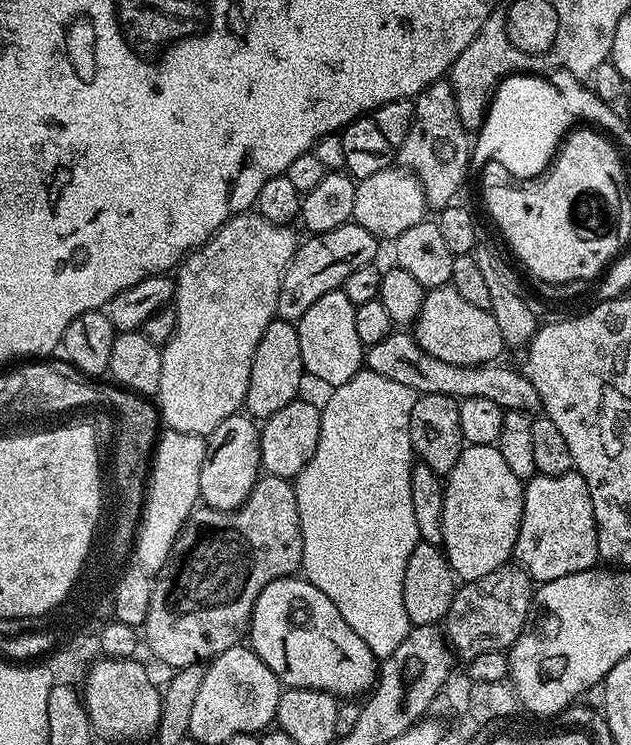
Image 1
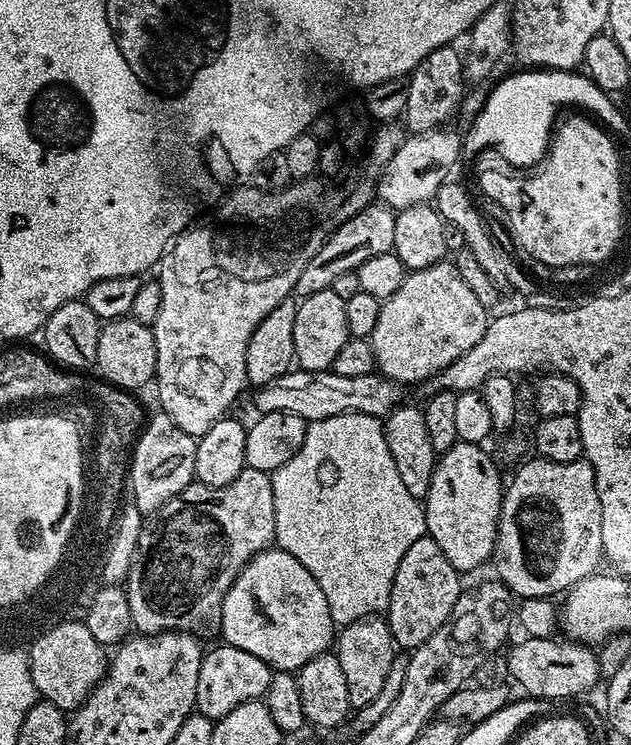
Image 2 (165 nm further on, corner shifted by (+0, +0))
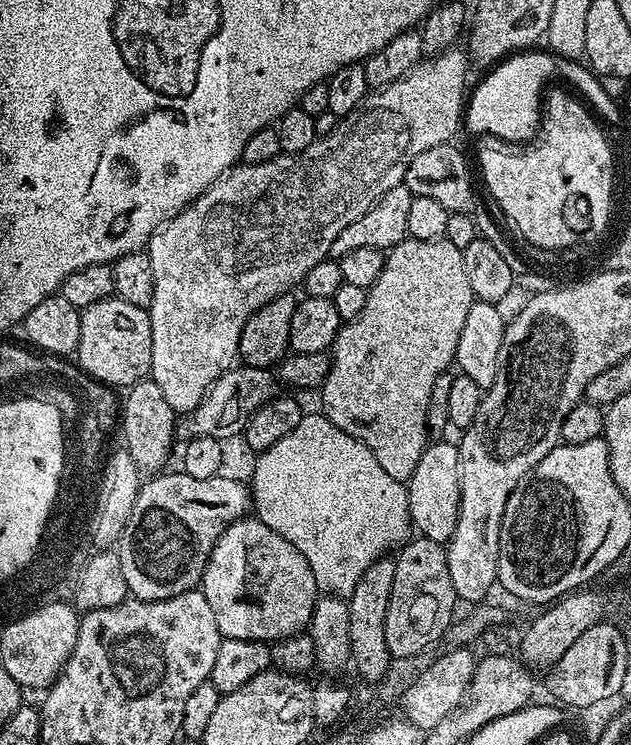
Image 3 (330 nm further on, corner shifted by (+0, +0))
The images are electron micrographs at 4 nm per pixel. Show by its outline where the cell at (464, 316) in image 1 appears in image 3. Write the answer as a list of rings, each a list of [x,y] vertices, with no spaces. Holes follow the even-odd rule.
[[[405,238],[401,244],[395,244],[393,248],[387,249],[382,274],[378,274],[378,282],[368,289],[366,306],[362,306],[362,314],[358,318],[341,323],[340,332],[336,336],[330,349],[330,359],[332,365],[324,379],[324,385],[318,390],[320,404],[323,415],[338,430],[350,434],[350,438],[358,438],[378,458],[378,466],[390,474],[390,478],[406,482],[414,474],[414,466],[418,466],[418,458],[422,458],[425,448],[430,443],[428,434],[428,423],[426,422],[426,410],[430,406],[430,390],[434,390],[434,381],[438,379],[438,374],[449,371],[453,367],[456,351],[458,350],[458,338],[462,338],[462,326],[466,323],[466,314],[470,314],[470,306],[474,302],[470,282],[466,278],[466,265],[462,262],[464,249],[454,246],[449,240],[413,240]]]

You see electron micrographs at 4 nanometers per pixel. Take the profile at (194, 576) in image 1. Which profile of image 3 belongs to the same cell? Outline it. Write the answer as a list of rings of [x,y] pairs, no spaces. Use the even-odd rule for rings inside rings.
[[[182,470],[168,471],[161,471],[141,483],[138,498],[134,498],[134,510],[130,510],[130,518],[126,518],[126,530],[122,530],[119,541],[114,548],[122,562],[122,574],[126,578],[128,591],[137,600],[165,600],[166,598],[174,598],[183,592],[193,591],[199,585],[202,574],[206,570],[206,562],[210,558],[212,548],[216,545],[217,538],[236,520],[245,519],[252,508],[252,494],[249,485],[245,481],[243,484],[242,481],[235,480],[234,477],[227,476],[227,474],[221,474],[214,478],[190,478],[190,474],[186,474]]]

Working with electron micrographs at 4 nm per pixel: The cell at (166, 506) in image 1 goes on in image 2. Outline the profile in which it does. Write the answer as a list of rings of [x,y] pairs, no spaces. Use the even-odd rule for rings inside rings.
[[[157,414],[145,423],[140,437],[136,439],[136,446],[132,449],[132,463],[130,465],[130,492],[131,503],[138,506],[138,510],[145,514],[157,512],[166,502],[170,502],[186,486],[196,480],[194,470],[194,454],[196,453],[197,437],[186,434],[169,416]]]

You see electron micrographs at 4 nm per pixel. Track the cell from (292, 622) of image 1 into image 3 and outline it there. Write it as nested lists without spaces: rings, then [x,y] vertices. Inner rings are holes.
[[[255,518],[236,520],[217,538],[198,588],[210,602],[214,622],[218,622],[218,630],[225,640],[242,638],[271,642],[287,640],[290,634],[303,633],[318,599],[314,570],[310,570],[306,558],[302,558],[302,554],[298,554],[282,534],[274,534],[270,526]]]

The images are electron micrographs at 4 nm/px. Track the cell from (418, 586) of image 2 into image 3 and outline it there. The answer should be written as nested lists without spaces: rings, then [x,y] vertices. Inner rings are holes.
[[[412,538],[395,553],[394,559],[394,586],[390,590],[390,606],[386,606],[386,646],[393,660],[397,660],[439,645],[446,626],[452,621],[452,612],[458,607],[458,597],[454,582],[450,582],[445,545]]]

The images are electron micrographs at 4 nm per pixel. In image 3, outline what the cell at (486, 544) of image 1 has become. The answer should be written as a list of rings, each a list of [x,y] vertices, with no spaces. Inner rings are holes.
[[[432,442],[425,448],[406,487],[412,528],[420,531],[417,533],[425,540],[447,545],[454,534],[460,509],[460,449],[455,443],[440,443],[444,442]]]

